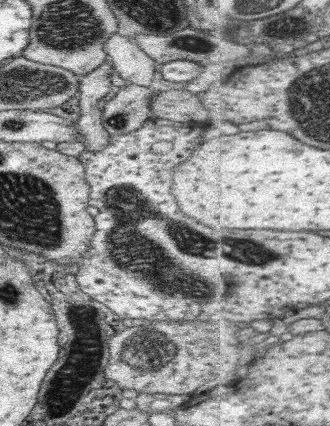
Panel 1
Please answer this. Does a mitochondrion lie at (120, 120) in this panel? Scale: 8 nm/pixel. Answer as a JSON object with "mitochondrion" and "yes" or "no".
{"mitochondrion":"yes"}

